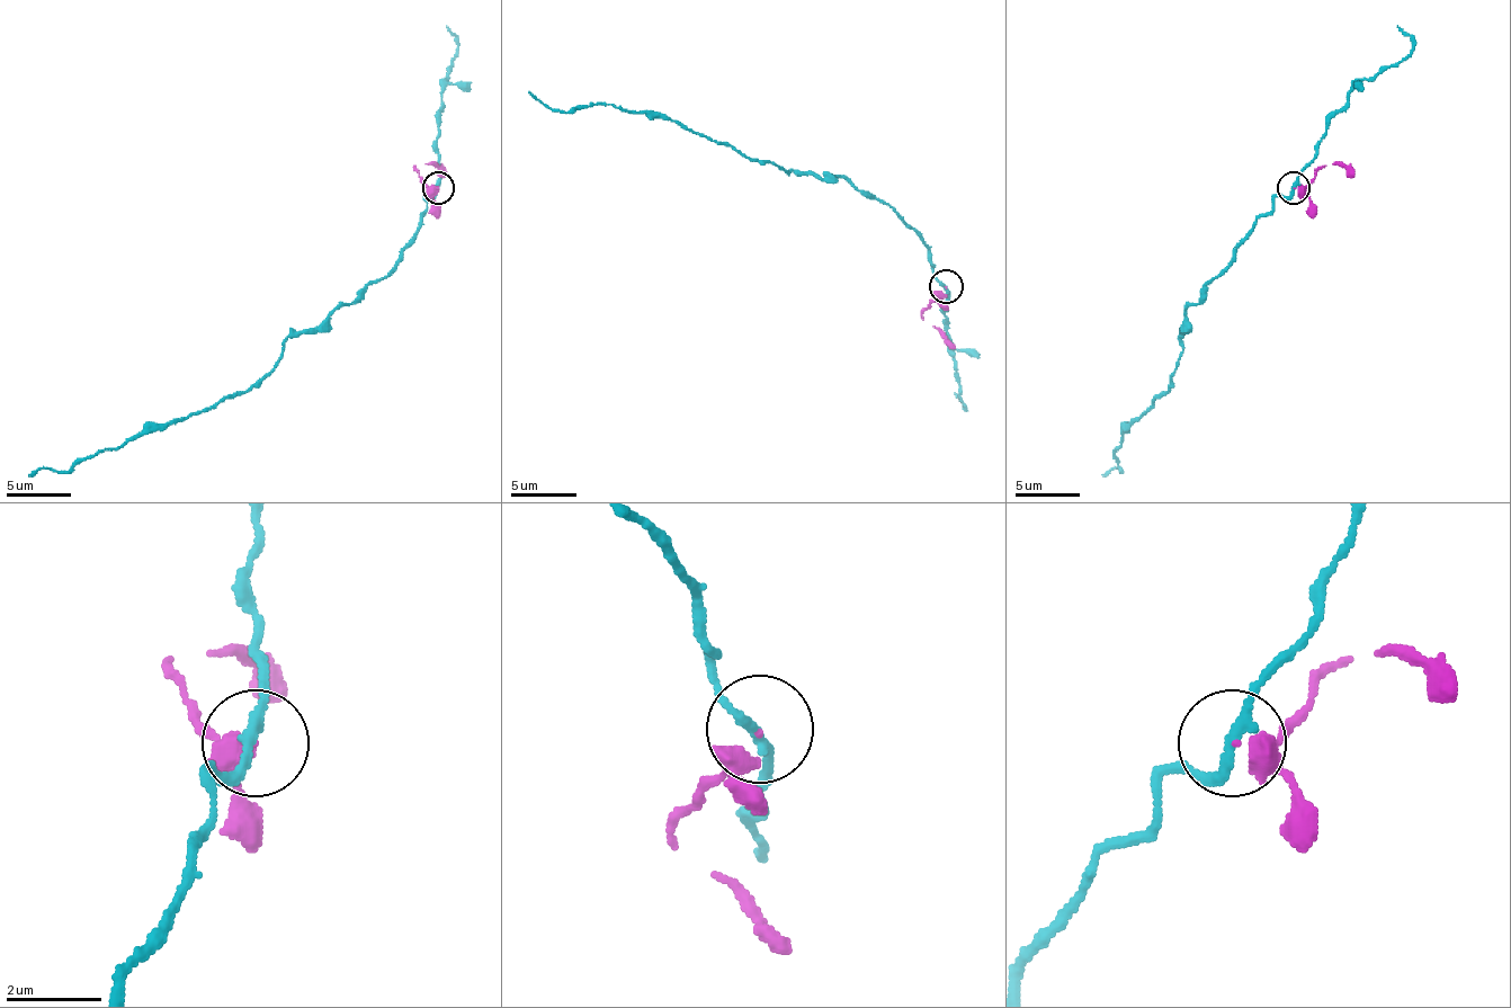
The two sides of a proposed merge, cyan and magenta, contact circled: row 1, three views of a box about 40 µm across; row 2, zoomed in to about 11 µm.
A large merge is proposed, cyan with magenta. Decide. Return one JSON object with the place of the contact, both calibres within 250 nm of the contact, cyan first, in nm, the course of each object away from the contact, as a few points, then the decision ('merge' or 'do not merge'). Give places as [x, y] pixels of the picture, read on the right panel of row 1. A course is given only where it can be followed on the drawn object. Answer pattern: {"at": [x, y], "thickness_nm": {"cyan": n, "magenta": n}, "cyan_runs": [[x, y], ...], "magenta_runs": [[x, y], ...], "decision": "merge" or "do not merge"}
{"at": [1294, 188], "thickness_nm": {"cyan": 200, "magenta": 200}, "cyan_runs": [[1293, 187], [1186, 308], [1169, 389], [1114, 451], [1124, 470], [1100, 473]], "magenta_runs": [[1293, 187], [1305, 187], [1325, 164], [1344, 164], [1355, 175]], "decision": "merge"}

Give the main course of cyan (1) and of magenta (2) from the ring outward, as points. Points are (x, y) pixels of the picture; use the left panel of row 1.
1: (437, 187), (402, 259), (316, 327), (294, 330), (249, 389), (66, 470), (27, 473)
2: (437, 187), (431, 187), (414, 164), (437, 164), (447, 175)

